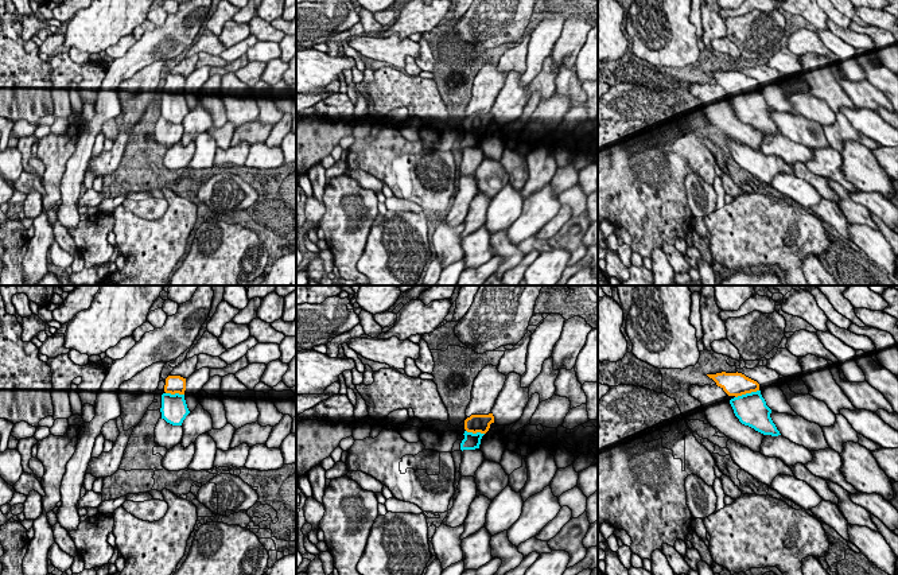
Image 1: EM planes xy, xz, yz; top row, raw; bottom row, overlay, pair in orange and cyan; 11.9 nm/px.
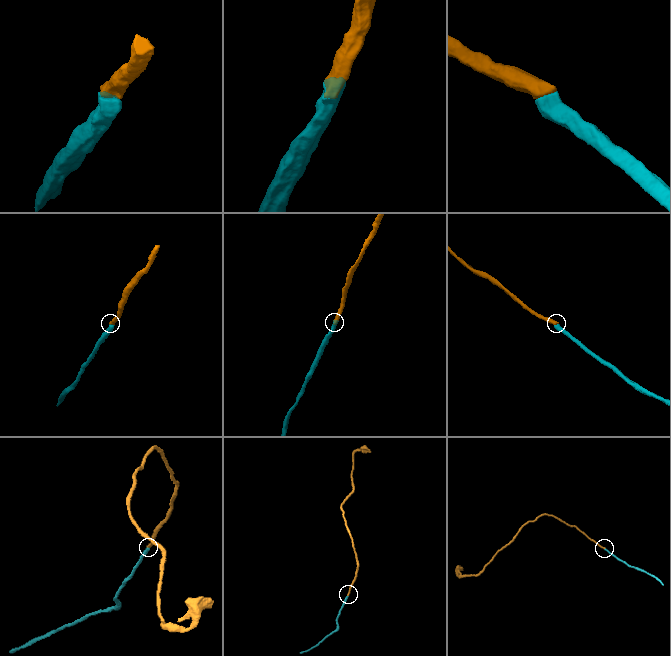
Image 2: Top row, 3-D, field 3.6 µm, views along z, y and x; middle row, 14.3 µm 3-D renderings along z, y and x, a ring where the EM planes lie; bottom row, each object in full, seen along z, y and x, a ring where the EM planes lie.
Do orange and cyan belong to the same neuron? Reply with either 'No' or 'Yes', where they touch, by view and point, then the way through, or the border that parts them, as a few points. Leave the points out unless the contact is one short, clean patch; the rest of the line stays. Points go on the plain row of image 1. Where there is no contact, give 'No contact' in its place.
Yes. Touches orange at yz (746, 90). Path across: yz (734, 82), (746, 90), (750, 107)

